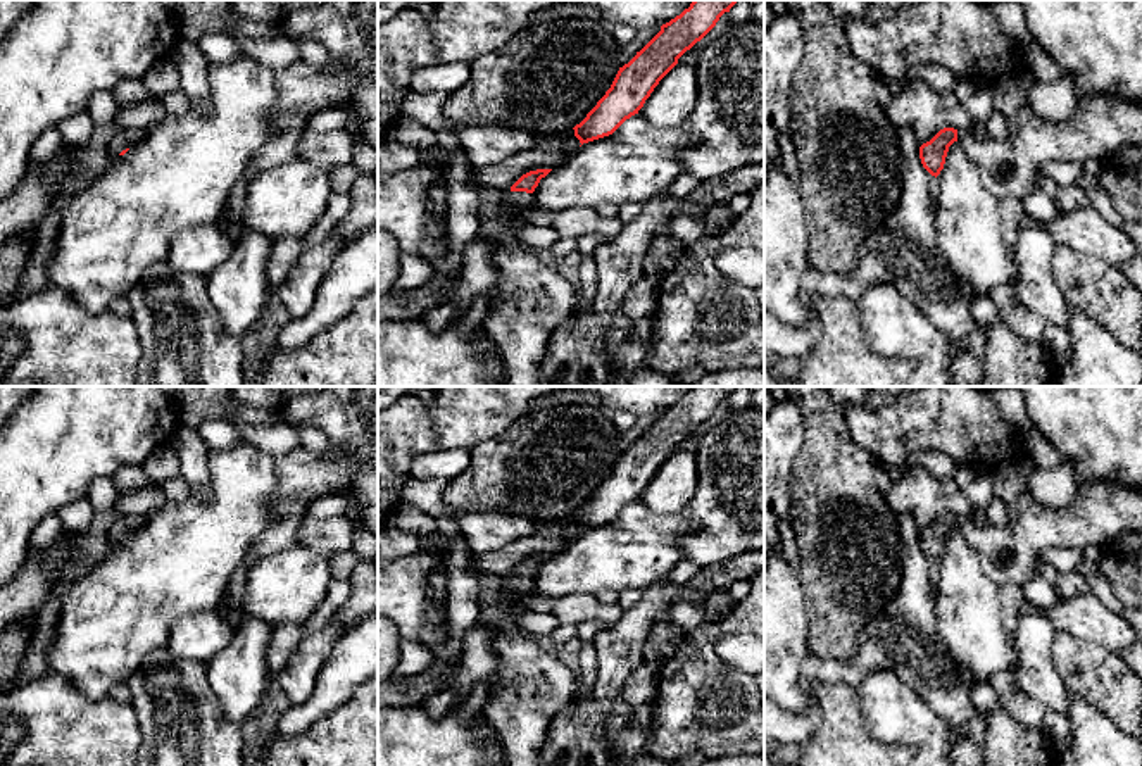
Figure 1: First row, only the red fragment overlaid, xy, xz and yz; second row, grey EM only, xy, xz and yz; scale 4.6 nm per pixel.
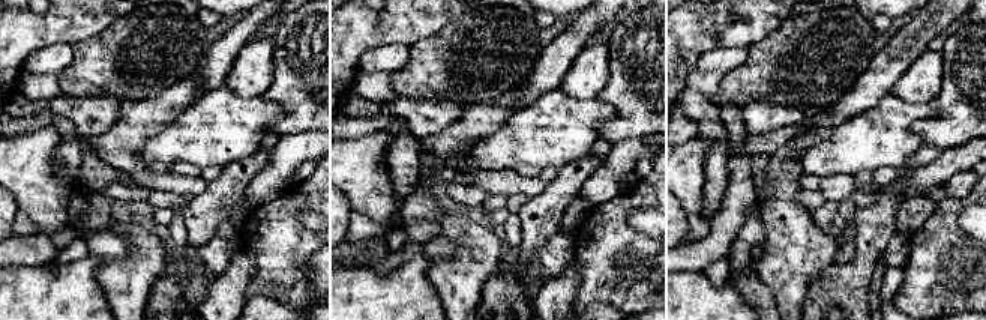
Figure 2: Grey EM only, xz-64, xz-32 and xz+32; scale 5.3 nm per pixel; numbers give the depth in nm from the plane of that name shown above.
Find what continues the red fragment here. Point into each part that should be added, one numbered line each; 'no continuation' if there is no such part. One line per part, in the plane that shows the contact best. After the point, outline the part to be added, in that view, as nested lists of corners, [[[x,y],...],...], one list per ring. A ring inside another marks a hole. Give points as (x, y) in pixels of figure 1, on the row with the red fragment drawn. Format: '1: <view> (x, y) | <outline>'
1: xz (535, 299) | [[[502,192],[497,205],[516,242],[495,240],[499,279],[492,292],[500,298],[490,302],[483,328],[500,352],[507,386],[540,386],[538,369],[550,335],[578,312],[578,285],[545,266],[518,236],[526,224],[523,214],[533,207],[535,195],[526,192]]]

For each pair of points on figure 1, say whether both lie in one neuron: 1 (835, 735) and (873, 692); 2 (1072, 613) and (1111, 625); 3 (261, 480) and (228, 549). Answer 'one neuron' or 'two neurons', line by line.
1: two neurons
2: one neuron
3: one neuron

